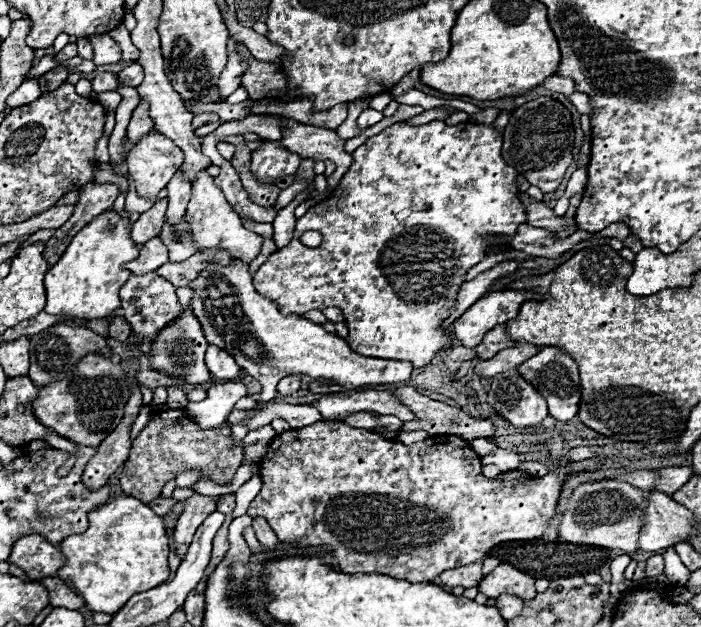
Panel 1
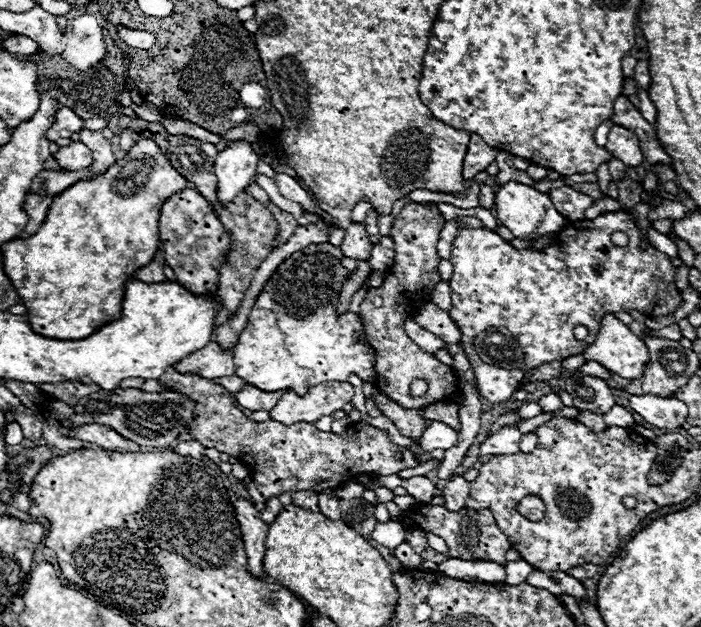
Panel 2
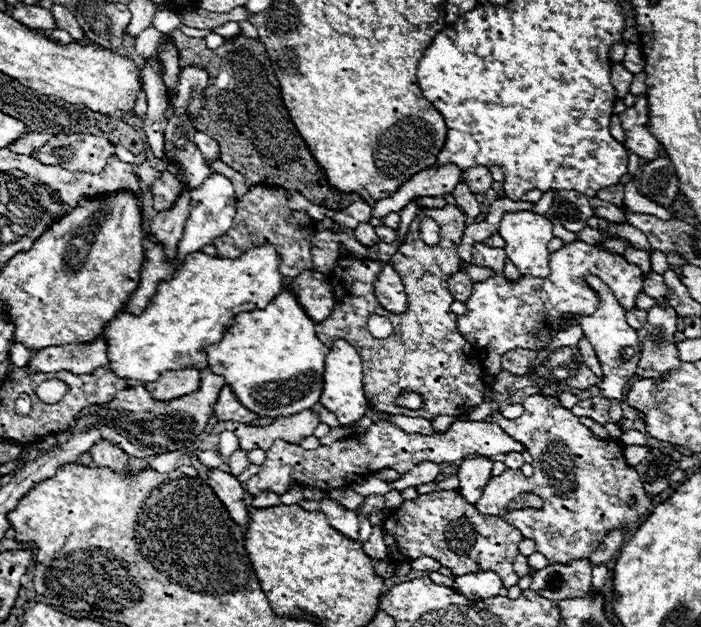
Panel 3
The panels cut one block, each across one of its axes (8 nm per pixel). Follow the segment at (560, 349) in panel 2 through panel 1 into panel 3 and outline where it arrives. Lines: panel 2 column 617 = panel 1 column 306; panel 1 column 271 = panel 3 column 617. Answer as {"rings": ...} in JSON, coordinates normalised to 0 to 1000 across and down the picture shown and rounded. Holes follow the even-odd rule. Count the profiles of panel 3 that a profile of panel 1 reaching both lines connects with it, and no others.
{"rings":[[[813,386],[805,396],[785,402],[785,440],[782,443],[759,443],[745,440],[736,450],[722,450],[716,440],[716,399],[696,396],[690,389],[676,389],[673,411],[679,424],[702,427],[710,434],[705,443],[693,450],[679,450],[673,472],[665,478],[668,501],[653,504],[656,533],[676,552],[696,558],[696,574],[690,577],[690,590],[699,600],[710,596],[710,571],[722,558],[750,555],[770,558],[785,545],[785,536],[799,526],[796,514],[802,501],[845,501],[853,491],[853,472],[833,453],[836,437],[847,437],[867,459],[873,459],[876,472],[884,478],[890,494],[902,494],[907,488],[907,472],[916,466],[916,434],[896,421],[887,408],[856,402],[850,392],[836,386]]]}

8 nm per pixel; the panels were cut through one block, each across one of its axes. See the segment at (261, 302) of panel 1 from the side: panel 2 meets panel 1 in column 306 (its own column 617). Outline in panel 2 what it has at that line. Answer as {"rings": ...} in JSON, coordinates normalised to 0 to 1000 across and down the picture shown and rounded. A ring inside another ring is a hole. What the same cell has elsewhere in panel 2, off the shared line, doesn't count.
{"rings":[[[864,501],[850,542],[833,558],[836,574],[850,574],[873,596],[904,606],[913,603],[927,577],[924,552],[893,517]]]}

